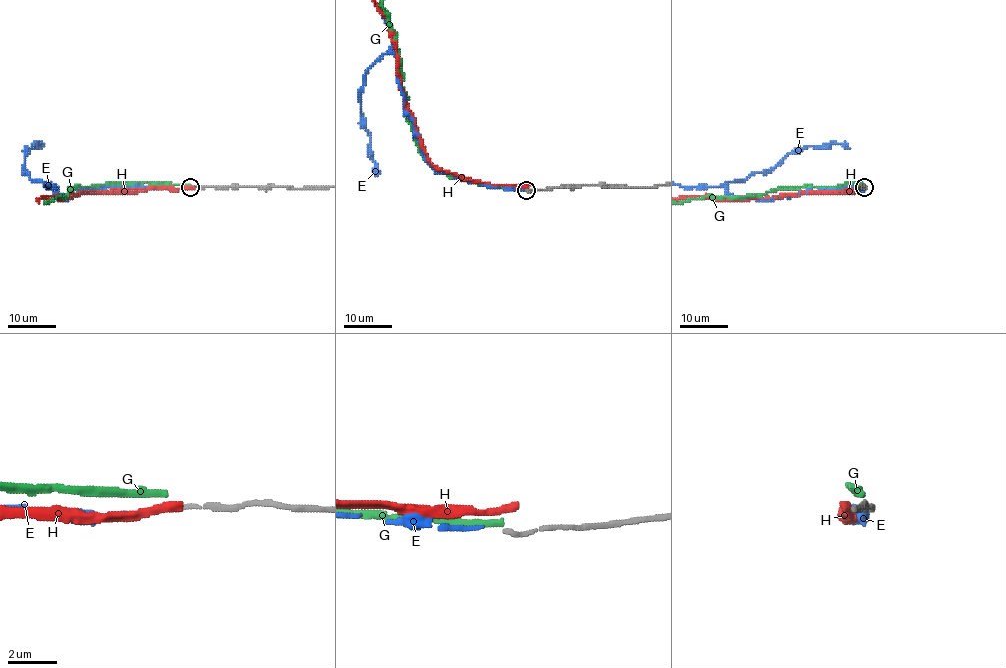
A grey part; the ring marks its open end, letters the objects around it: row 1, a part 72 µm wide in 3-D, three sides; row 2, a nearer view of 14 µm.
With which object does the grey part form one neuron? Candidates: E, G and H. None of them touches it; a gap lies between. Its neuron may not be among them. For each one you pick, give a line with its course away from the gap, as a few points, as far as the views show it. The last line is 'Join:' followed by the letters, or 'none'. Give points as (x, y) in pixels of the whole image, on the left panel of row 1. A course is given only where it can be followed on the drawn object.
Join: E

